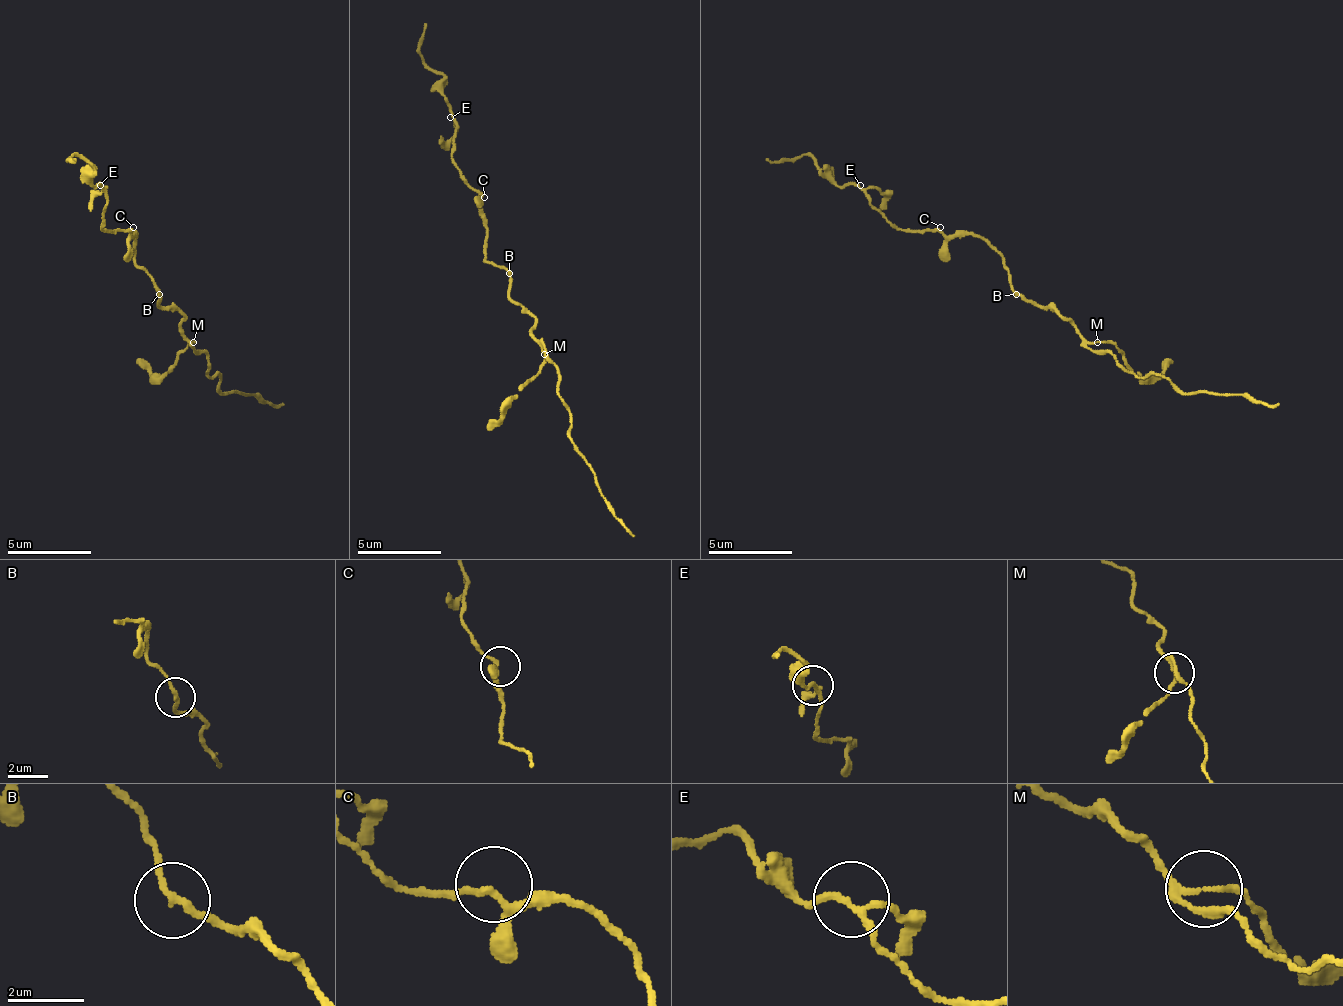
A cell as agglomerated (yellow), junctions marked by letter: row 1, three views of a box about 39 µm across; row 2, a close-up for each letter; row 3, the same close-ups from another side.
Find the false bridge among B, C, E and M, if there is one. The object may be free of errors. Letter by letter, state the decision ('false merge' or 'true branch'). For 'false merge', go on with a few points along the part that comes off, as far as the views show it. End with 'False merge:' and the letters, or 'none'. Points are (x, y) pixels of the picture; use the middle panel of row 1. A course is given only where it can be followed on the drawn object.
B: true branch
C: true branch
E: true branch
M: true branch
False merge: none

